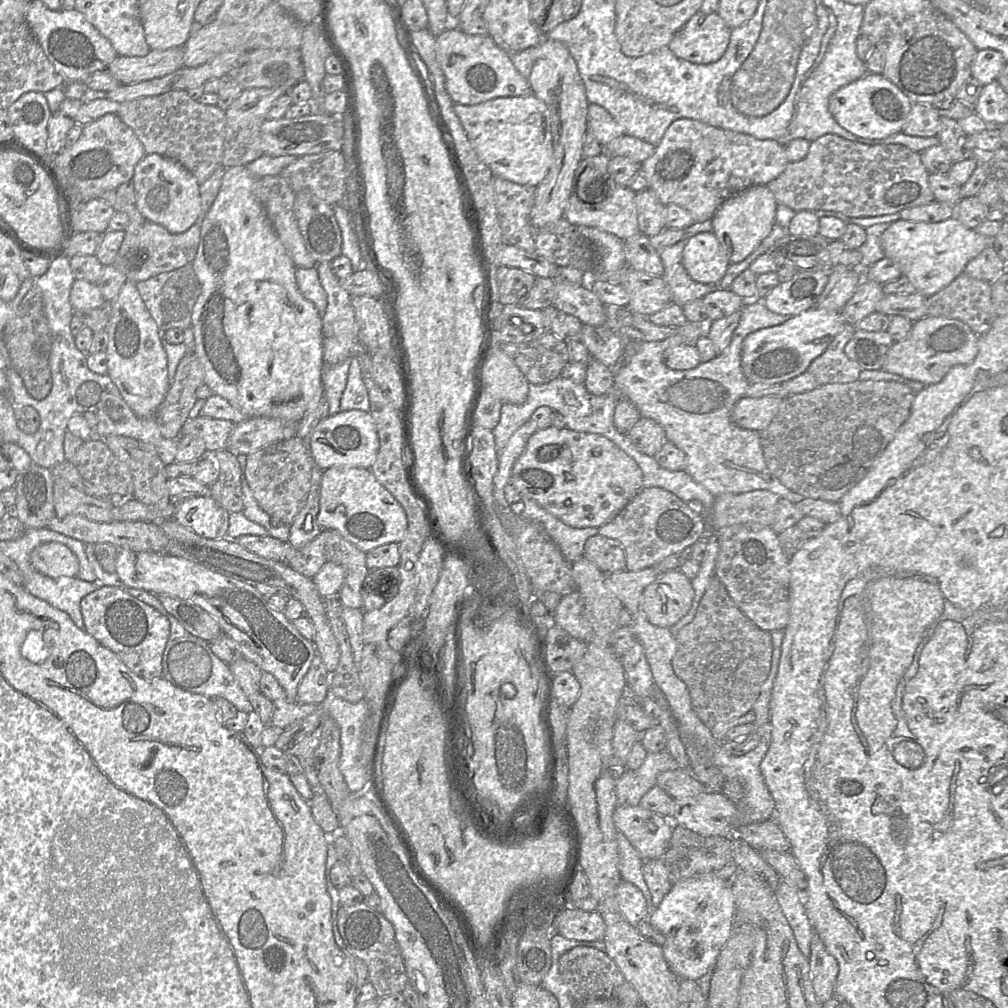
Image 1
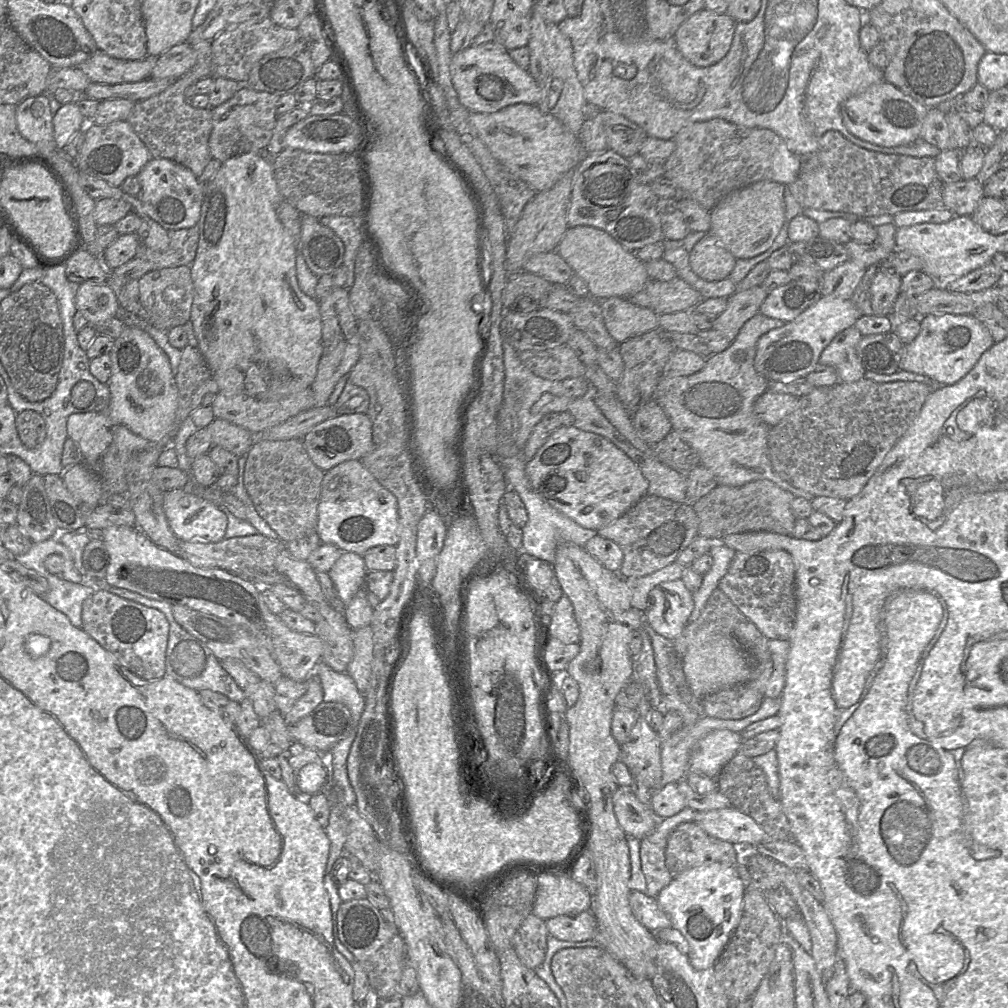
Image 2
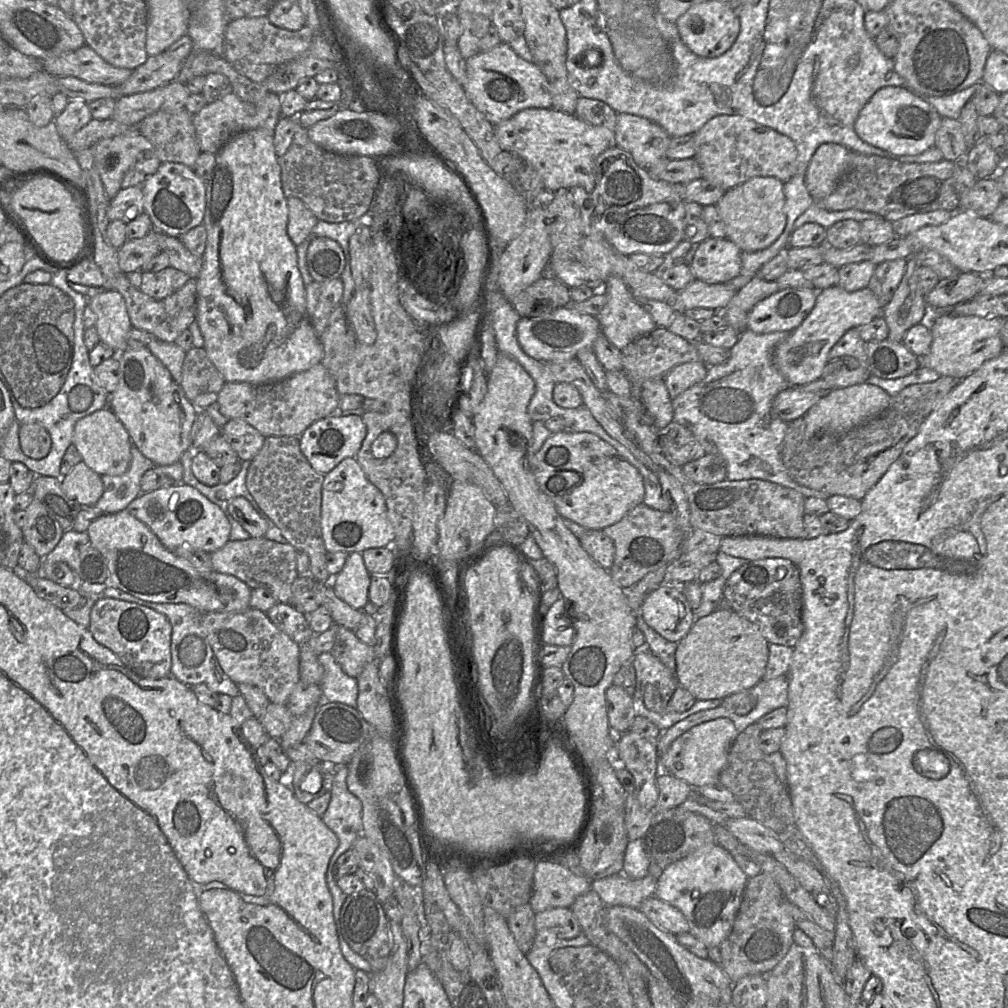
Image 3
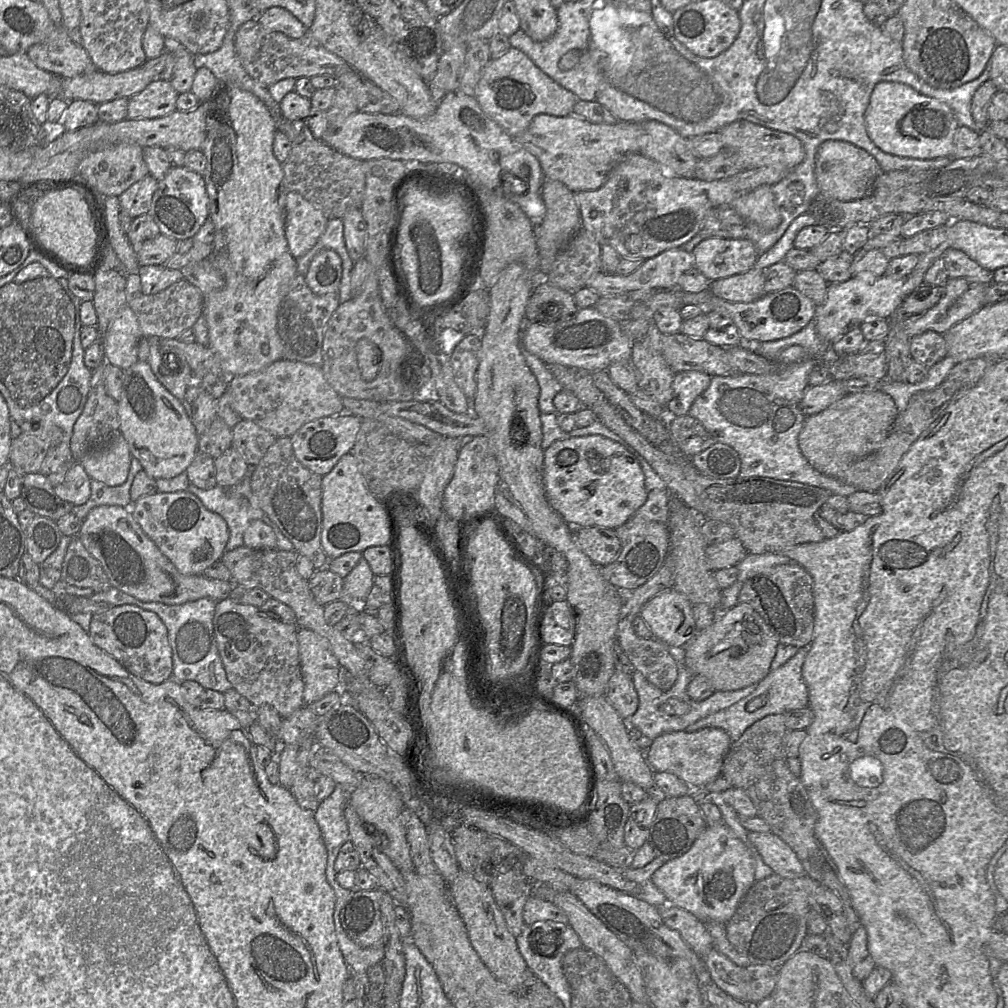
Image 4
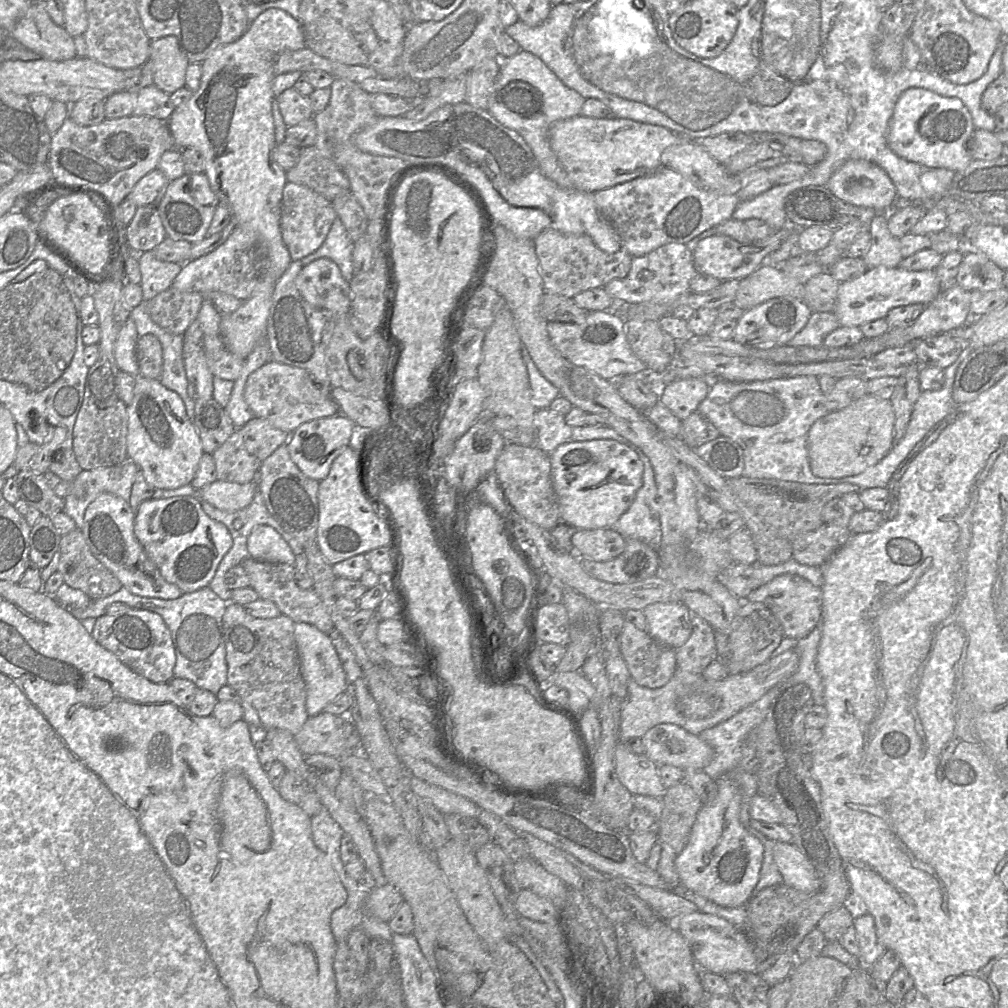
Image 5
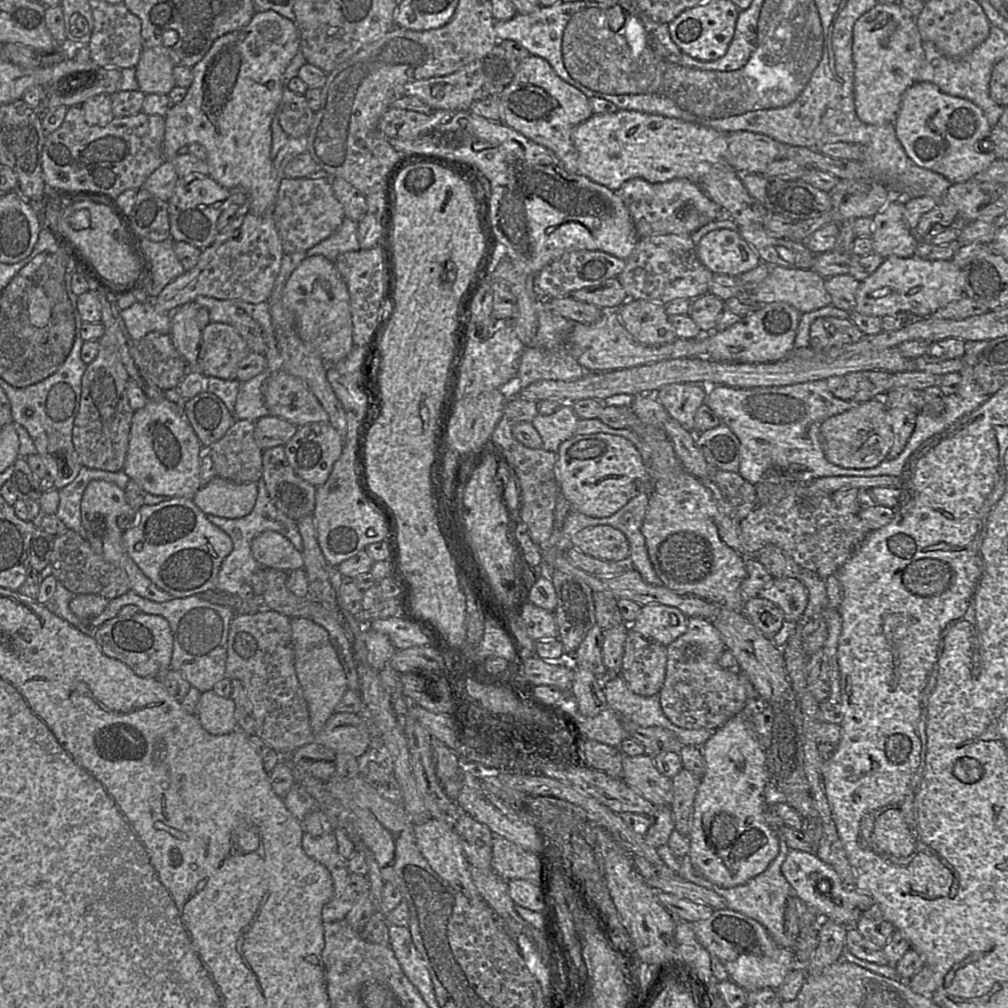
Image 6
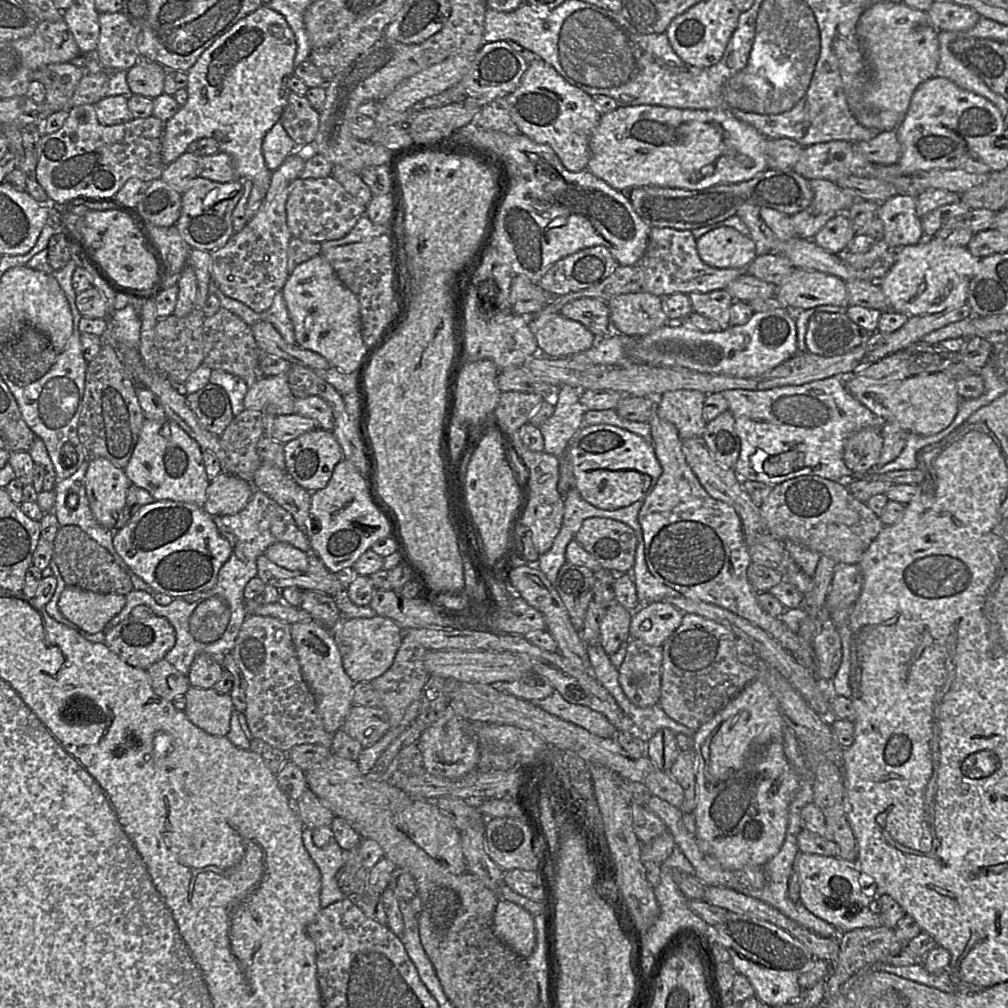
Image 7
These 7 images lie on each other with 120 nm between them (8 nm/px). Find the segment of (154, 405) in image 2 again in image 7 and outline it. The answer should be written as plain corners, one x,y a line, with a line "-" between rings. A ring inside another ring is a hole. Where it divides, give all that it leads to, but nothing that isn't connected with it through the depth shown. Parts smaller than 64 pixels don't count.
144,419
133,453
124,468
131,485
144,489
155,501
186,502
203,507
209,481
199,445
175,422

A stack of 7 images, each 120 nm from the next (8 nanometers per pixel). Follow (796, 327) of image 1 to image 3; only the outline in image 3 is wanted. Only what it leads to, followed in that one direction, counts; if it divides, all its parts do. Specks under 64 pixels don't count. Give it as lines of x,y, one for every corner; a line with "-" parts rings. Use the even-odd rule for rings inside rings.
839,286
819,290
815,306
802,324
789,333
774,350
773,363
791,386
804,386
822,377
828,354
850,329
867,324
881,315
883,306
868,288
848,292

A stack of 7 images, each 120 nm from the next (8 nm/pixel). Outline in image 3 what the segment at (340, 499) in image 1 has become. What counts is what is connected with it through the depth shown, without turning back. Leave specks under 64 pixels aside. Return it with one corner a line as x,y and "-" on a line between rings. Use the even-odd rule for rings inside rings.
355,457
343,459
335,468
324,475
321,501
321,529
327,552
360,552
369,548
385,547
394,541
395,532
388,517
385,497
373,485

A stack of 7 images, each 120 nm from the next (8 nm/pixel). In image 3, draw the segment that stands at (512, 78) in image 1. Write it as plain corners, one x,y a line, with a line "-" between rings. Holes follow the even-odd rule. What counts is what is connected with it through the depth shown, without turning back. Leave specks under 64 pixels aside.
500,43
488,51
479,51
465,60
466,82
461,85
467,98
485,118
497,125
527,108
550,109
552,97
549,83
532,62
517,55
507,43

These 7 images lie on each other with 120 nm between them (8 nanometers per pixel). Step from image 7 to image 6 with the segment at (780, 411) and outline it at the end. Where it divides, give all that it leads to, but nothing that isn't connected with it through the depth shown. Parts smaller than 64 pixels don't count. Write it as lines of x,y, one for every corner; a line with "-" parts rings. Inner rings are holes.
826,380
781,387
731,388
709,387
704,402
729,427
740,442
739,474
752,485
757,483
809,483
821,477
856,476
862,469
842,468
830,463
820,441
820,426
826,419
850,410
854,403
836,398
829,391

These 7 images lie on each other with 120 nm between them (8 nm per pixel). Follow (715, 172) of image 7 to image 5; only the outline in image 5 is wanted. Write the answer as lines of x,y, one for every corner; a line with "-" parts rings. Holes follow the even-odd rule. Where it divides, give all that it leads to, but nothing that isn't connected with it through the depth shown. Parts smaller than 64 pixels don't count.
579,115
557,121
549,128
551,149
571,180
573,189
585,193
595,193
636,178
651,175
662,167
662,152
681,139
685,138
663,126
614,117
598,119

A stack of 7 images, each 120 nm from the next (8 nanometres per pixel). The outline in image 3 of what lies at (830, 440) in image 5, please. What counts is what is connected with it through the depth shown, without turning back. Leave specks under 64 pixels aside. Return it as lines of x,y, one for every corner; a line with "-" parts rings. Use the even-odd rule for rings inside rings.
864,382
846,388
835,388
822,397
803,416
806,437
819,434
842,436
862,423
875,418
888,408
891,396
883,389

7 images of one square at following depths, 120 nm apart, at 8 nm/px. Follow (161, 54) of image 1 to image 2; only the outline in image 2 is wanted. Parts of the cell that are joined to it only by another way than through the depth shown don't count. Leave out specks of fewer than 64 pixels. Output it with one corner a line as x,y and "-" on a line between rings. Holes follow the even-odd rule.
101,50
78,66
93,83
119,84
135,83
151,77
158,57
147,56
141,61
113,58

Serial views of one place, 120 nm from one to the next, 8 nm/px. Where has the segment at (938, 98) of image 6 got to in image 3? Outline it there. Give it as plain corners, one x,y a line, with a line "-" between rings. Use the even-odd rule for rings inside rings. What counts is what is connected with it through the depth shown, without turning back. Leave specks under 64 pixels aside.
886,86
877,90
860,111
854,124
854,130
866,143
894,155
918,155
934,146
935,135
940,126
941,118
922,96
905,86

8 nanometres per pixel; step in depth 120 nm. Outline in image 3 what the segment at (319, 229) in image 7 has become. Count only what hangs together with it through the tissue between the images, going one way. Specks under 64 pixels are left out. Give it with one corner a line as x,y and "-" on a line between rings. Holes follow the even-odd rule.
287,197
287,234
295,246
300,245
312,232
319,219
296,197

